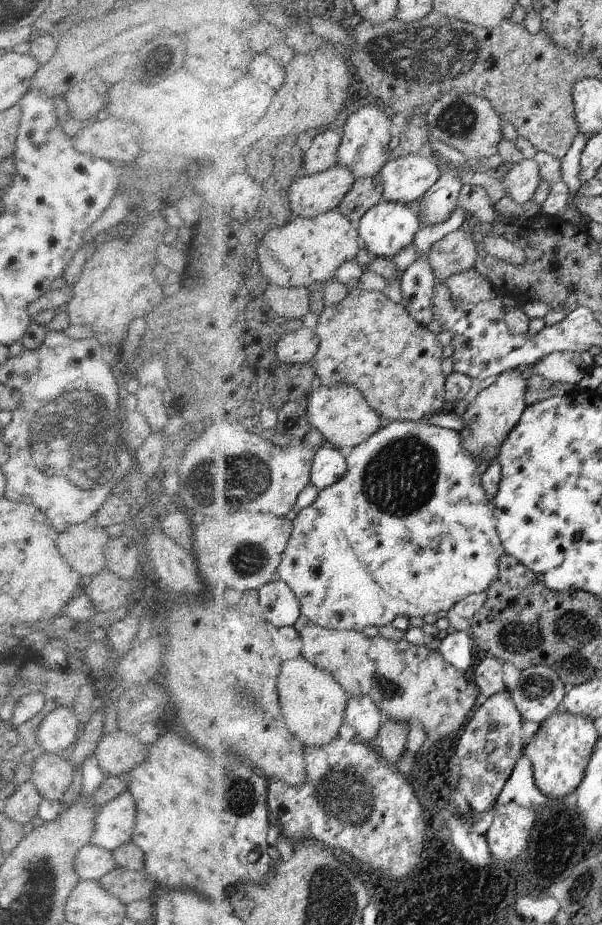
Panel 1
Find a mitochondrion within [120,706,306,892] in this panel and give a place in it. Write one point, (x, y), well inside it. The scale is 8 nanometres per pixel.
(239, 804)

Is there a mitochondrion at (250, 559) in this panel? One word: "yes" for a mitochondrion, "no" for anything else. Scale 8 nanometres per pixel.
yes

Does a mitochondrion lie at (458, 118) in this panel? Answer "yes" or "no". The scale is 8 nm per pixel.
yes

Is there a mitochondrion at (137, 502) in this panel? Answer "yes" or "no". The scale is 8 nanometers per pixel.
no

